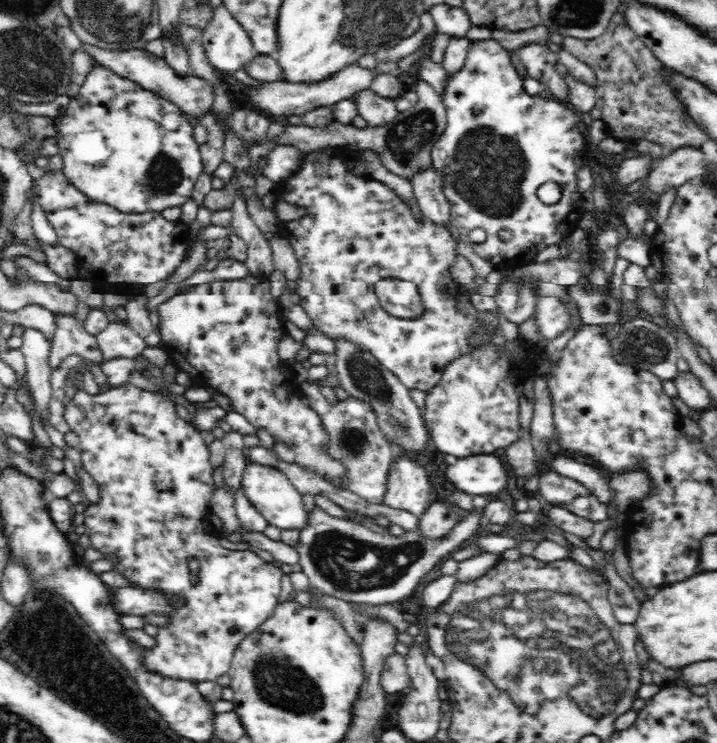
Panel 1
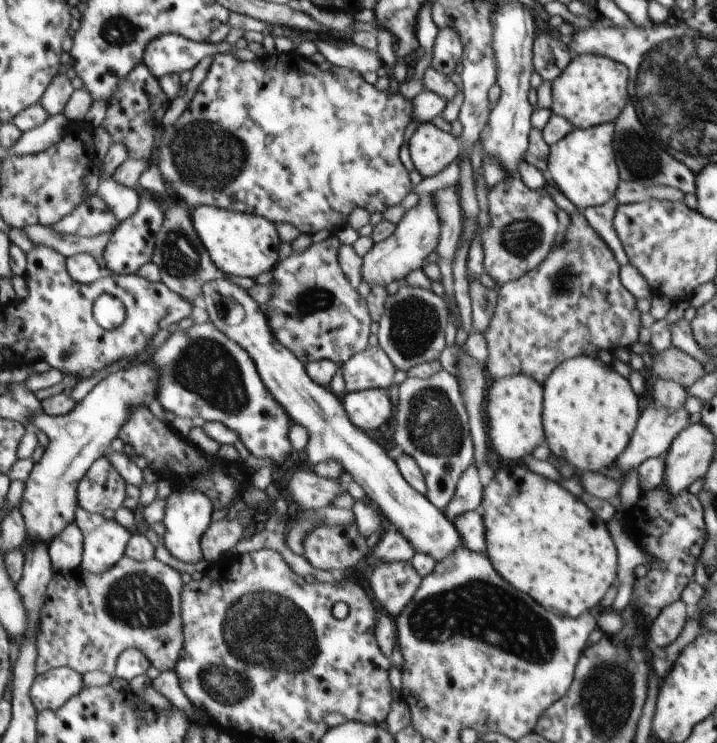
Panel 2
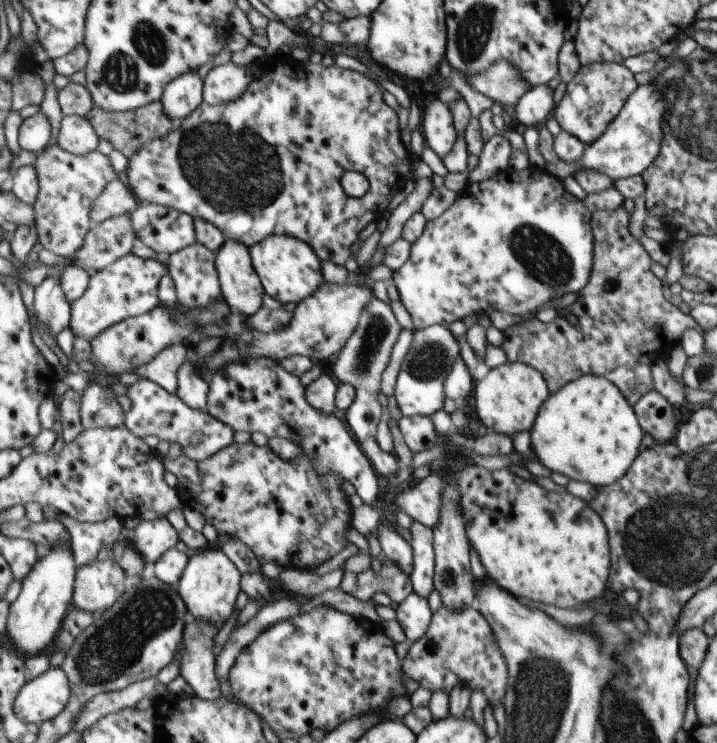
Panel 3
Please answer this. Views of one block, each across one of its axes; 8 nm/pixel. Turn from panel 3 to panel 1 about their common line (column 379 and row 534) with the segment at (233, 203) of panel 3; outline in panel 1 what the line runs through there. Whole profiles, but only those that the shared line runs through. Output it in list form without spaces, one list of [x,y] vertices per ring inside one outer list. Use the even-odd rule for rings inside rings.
[[[127,382],[126,385],[112,388],[106,385],[107,390],[102,390],[102,394],[97,393],[90,395],[84,387],[78,387],[76,394],[72,398],[65,401],[63,410],[63,419],[71,428],[70,430],[78,436],[80,444],[77,450],[80,453],[83,467],[86,474],[90,474],[90,478],[94,478],[94,482],[98,484],[98,502],[90,502],[86,497],[82,498],[82,504],[86,506],[85,520],[86,536],[90,536],[90,542],[94,550],[100,550],[104,555],[113,556],[117,565],[114,571],[119,574],[126,575],[131,582],[135,582],[136,587],[146,590],[156,590],[162,593],[172,593],[174,596],[182,596],[184,598],[184,606],[175,611],[172,616],[172,626],[164,628],[160,632],[158,638],[158,648],[154,650],[146,650],[143,648],[144,662],[148,662],[150,670],[158,670],[160,674],[170,678],[193,680],[198,682],[216,681],[218,676],[227,674],[231,667],[231,660],[238,646],[250,634],[253,634],[270,614],[274,613],[274,608],[278,605],[278,597],[282,590],[281,578],[282,570],[278,566],[274,566],[274,559],[263,552],[259,554],[249,550],[234,550],[234,546],[226,546],[226,537],[222,538],[222,528],[214,526],[214,518],[210,518],[210,498],[214,498],[214,470],[209,463],[210,451],[206,442],[202,439],[202,433],[194,429],[188,421],[182,419],[176,413],[176,403],[164,395],[158,395],[144,391]],[[196,558],[199,562],[199,568],[196,572],[190,569],[190,560]]]

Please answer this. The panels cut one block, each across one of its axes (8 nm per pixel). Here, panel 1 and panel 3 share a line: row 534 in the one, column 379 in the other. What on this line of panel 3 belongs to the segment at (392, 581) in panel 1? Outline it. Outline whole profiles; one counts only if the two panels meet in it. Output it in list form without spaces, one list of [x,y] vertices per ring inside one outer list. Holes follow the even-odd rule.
[[[374,296],[371,297],[369,304],[365,306],[357,320],[357,328],[351,333],[349,340],[346,341],[334,364],[328,370],[337,383],[345,383],[353,387],[354,397],[345,411],[345,422],[367,453],[367,458],[370,458],[370,462],[374,464],[375,470],[379,470],[379,474],[383,474],[385,480],[393,476],[397,468],[395,466],[397,459],[392,453],[381,450],[374,439],[377,423],[383,417],[377,392],[380,390],[381,373],[387,366],[391,349],[401,329],[389,304],[379,301]]]

